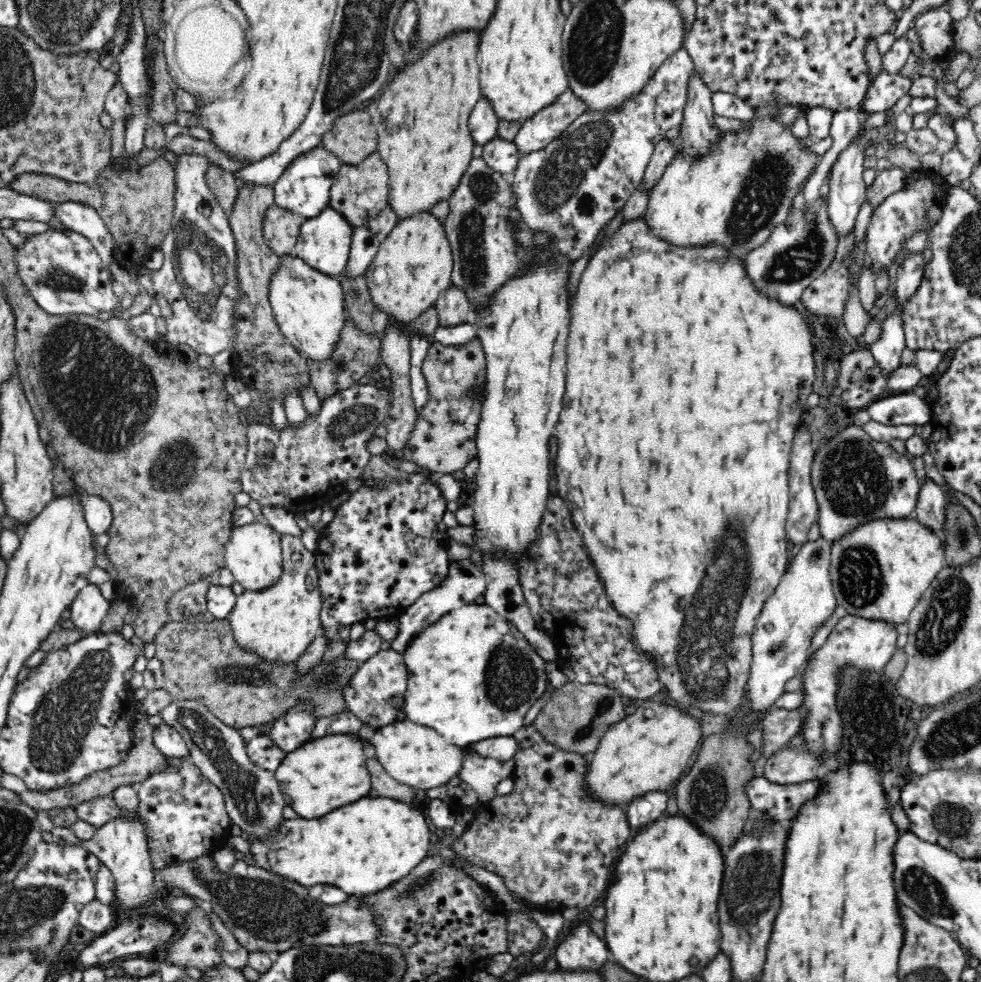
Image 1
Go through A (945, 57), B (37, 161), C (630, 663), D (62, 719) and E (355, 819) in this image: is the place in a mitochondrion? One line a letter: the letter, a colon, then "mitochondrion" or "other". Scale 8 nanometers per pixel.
A: other
B: other
C: other
D: mitochondrion
E: other

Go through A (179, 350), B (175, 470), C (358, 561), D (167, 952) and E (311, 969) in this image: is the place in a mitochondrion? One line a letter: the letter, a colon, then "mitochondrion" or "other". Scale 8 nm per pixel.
A: other
B: mitochondrion
C: other
D: other
E: mitochondrion

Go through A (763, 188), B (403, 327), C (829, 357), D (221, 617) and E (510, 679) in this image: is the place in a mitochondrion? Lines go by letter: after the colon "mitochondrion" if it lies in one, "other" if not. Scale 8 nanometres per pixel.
A: mitochondrion
B: other
C: other
D: other
E: mitochondrion

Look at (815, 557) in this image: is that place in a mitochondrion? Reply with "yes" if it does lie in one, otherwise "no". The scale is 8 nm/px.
yes

